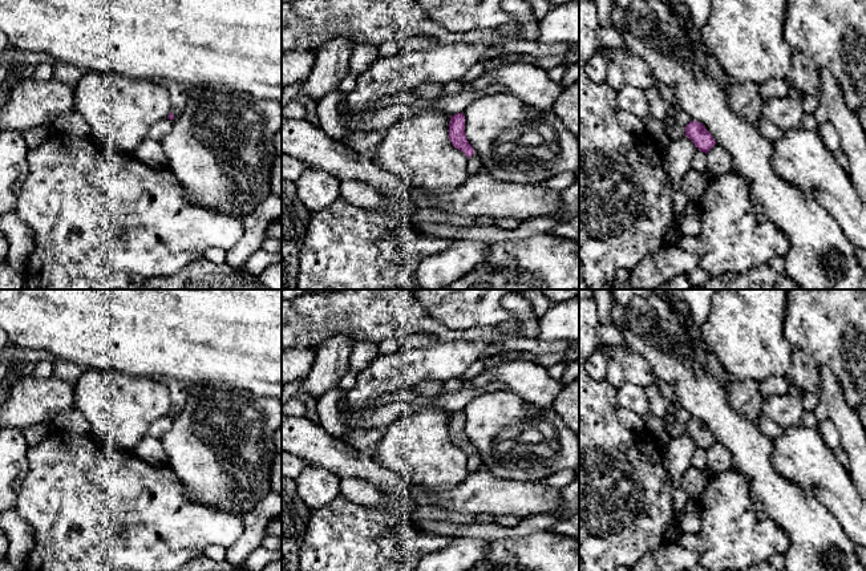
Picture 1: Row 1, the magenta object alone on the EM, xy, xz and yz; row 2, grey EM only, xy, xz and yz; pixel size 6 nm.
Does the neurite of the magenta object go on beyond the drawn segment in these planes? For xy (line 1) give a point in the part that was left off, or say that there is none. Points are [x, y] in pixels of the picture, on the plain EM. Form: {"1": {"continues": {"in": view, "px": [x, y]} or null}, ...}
{"1": {"continues": {"in": "xy", "px": [179, 392]}}}

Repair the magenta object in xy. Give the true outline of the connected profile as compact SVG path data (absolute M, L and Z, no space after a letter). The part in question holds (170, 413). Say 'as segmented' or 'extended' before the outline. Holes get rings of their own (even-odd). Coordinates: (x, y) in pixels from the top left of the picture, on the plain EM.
extended; M157 376L157 378L162 381L169 389L170 412L167 416L173 418L185 409L186 402L191 394L193 386L174 377Z

